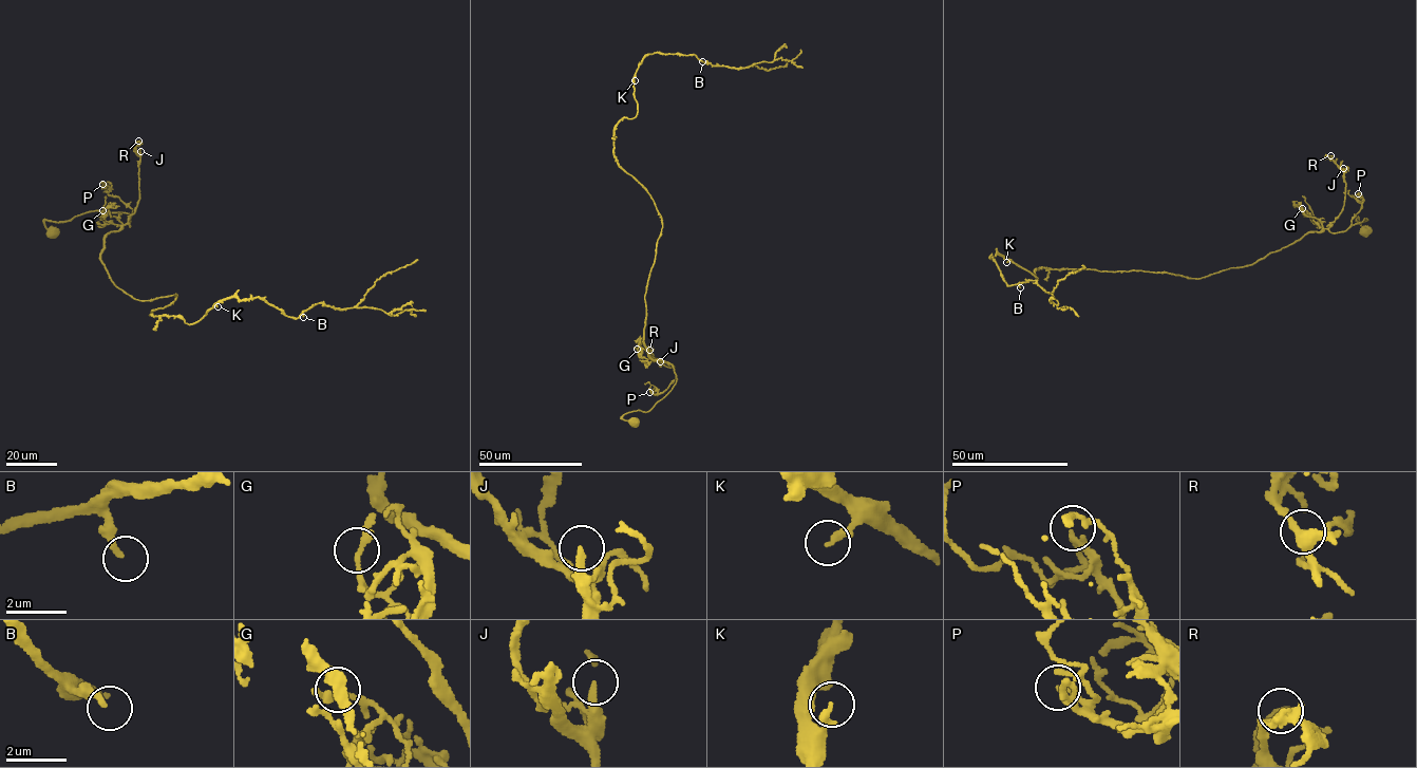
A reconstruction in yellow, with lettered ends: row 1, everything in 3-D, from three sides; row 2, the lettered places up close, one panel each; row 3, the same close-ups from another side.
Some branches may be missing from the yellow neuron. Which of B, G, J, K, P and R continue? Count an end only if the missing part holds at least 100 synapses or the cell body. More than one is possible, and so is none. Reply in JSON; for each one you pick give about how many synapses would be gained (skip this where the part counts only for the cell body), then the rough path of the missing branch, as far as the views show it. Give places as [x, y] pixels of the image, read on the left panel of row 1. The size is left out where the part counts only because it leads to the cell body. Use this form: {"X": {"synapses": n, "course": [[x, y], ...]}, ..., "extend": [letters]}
{"extend": []}

